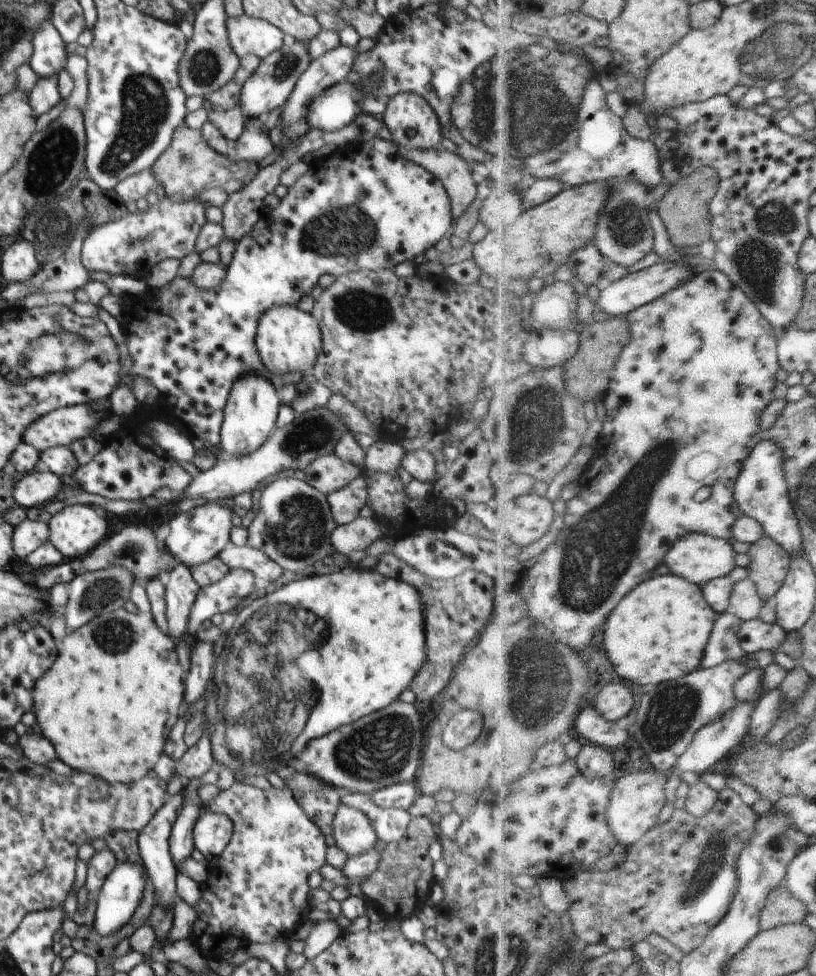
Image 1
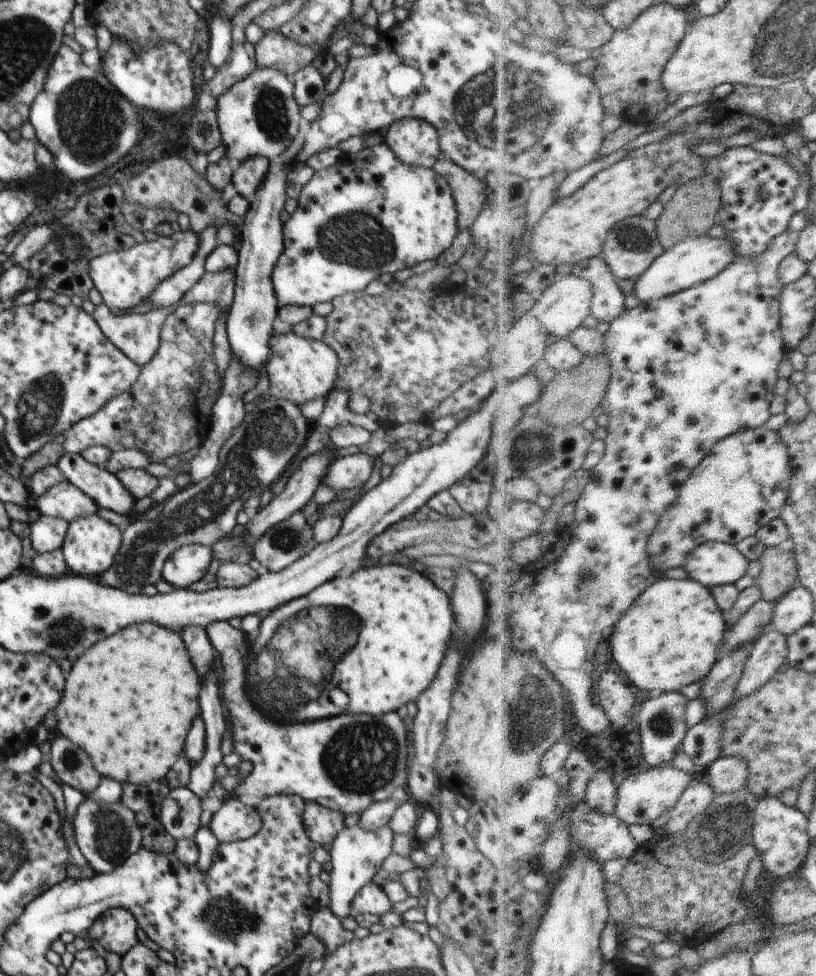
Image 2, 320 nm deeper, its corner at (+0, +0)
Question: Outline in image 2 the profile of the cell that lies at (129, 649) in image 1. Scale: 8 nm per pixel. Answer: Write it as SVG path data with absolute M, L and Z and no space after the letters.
M140 623L115 632L92 645L71 666L62 698L55 708L57 728L92 758L98 772L98 722L100 722L100 774L118 782L144 786L165 778L183 754L193 721L199 716L201 676L194 666L179 631Z

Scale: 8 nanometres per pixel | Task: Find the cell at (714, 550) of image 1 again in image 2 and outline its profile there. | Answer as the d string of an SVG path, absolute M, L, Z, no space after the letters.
M710 541L692 552L686 570L689 578L708 585L711 589L720 585L740 582L750 568L750 559L738 545L724 541Z

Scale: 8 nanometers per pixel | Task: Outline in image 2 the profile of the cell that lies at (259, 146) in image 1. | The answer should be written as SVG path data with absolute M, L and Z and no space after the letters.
M252 157L243 163L236 164L231 182L237 190L237 194L249 201L252 200L269 172L269 166L269 160L264 157Z

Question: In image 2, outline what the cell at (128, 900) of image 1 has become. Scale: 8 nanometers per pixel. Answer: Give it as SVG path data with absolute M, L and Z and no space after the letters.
M108 909L102 917L95 920L89 928L89 933L109 953L122 958L133 946L140 943L136 928L137 920L129 910Z

